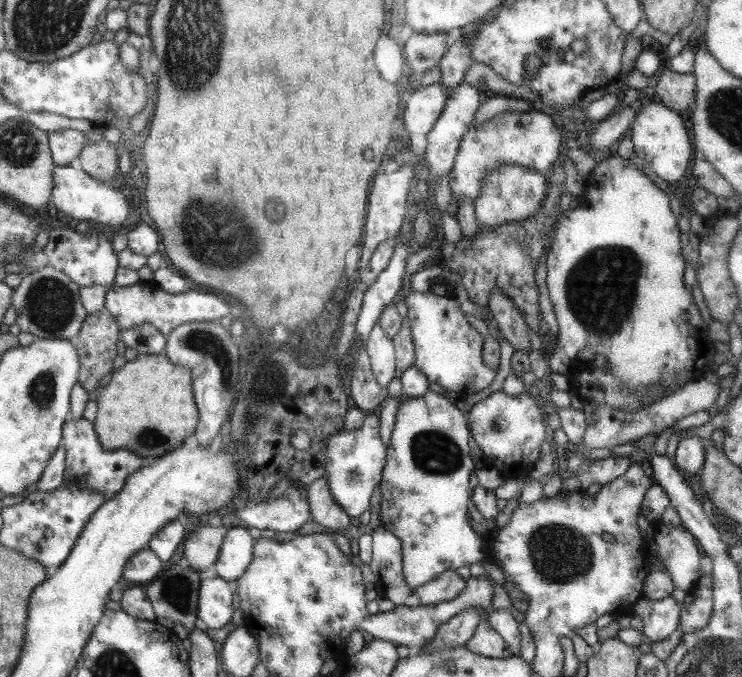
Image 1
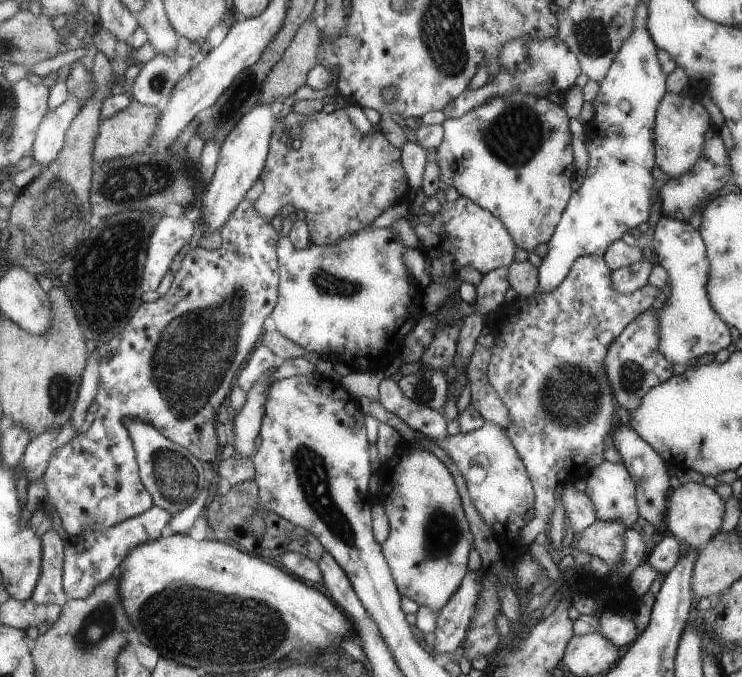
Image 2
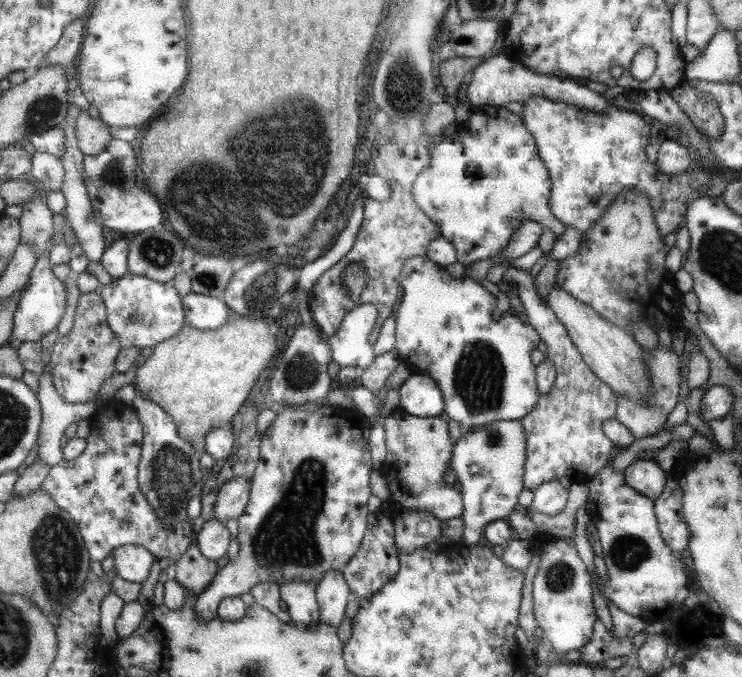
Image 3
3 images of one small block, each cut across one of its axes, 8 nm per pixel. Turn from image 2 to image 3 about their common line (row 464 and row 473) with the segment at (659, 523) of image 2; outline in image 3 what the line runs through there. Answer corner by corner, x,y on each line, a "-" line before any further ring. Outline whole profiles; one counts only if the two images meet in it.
637,458
622,472
624,480
631,488
651,500
661,494
667,477
667,472
651,458
646,460

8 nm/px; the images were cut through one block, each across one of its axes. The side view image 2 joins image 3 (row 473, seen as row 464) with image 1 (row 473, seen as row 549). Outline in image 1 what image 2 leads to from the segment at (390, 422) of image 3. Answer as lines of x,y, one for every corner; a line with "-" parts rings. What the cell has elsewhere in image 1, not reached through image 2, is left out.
427,391
423,396
410,397
397,407
389,444
386,444
386,464
382,468
382,482
379,483
382,496
379,526
394,533
401,542
402,576
411,589
430,583
444,571
455,571
462,566
469,567
484,558
481,552
483,542
471,530
465,512
465,504
469,498
469,476
473,470
467,438
469,430
465,416
438,393

